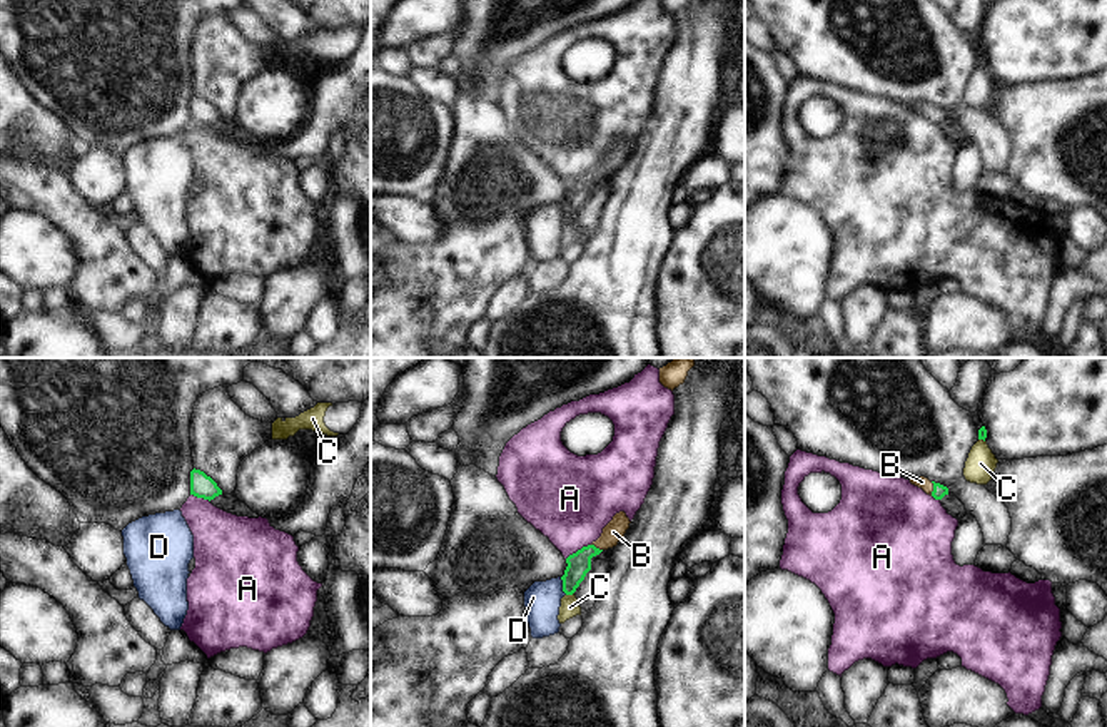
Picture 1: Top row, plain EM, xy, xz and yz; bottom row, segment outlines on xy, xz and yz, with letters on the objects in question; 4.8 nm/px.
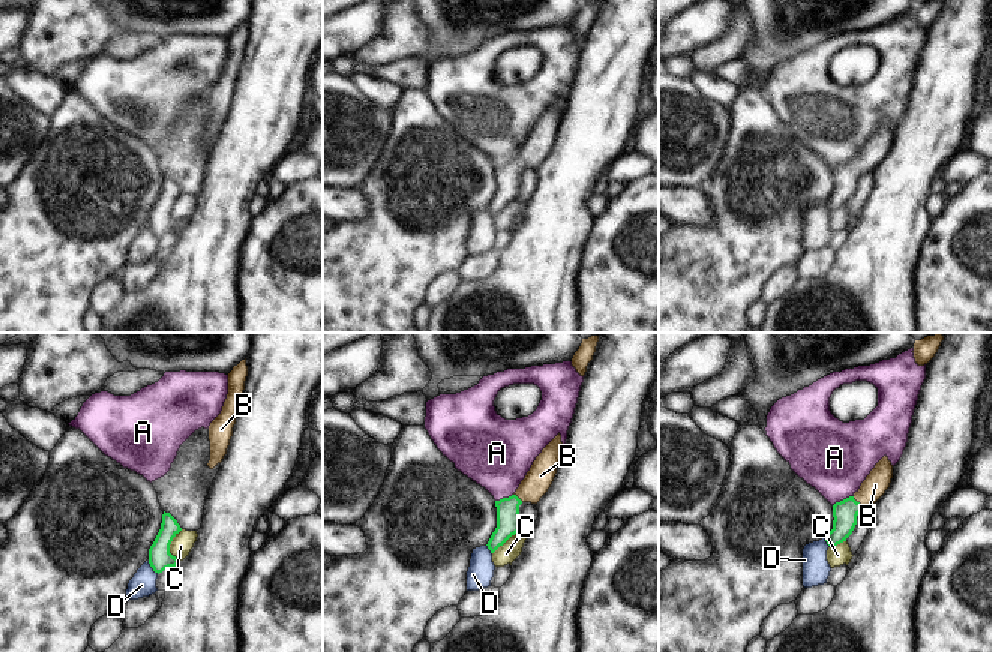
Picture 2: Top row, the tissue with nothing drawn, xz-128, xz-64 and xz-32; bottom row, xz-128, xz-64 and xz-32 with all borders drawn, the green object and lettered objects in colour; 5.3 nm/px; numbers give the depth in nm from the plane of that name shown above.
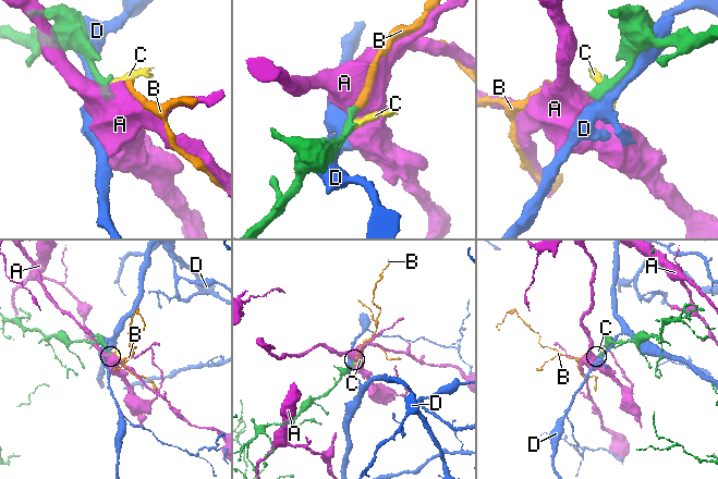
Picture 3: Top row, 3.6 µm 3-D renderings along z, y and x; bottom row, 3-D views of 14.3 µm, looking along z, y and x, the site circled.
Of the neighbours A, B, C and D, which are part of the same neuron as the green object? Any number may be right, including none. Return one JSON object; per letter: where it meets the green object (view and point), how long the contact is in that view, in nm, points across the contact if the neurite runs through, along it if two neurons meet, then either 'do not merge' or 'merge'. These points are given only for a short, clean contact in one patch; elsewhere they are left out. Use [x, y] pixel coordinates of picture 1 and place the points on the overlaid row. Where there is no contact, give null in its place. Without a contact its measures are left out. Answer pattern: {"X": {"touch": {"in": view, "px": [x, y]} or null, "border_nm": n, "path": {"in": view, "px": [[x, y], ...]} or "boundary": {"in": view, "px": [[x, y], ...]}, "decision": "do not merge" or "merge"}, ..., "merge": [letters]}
{"A": {"touch": {"in": "xz", "px": [578, 550]}, "border_nm": 150, "boundary": {"in": "xz", "px": [[590, 543], [565, 559]]}, "decision": "do not merge"}, "B": {"touch": {"in": "yz", "px": [934, 488]}, "border_nm": 70, "path": {"in": "yz", "px": [[939, 492], [934, 488], [922, 482]]}, "decision": "merge"}, "C": {"touch": {"in": "xz", "px": [570, 594]}, "border_nm": 40, "boundary": {"in": "xz", "px": [[573, 592], [566, 595]]}, "decision": "do not merge"}, "D": {"touch": {"in": "xz", "px": [563, 585]}, "border_nm": 90, "decision": "do not merge"}, "merge": ["B"]}

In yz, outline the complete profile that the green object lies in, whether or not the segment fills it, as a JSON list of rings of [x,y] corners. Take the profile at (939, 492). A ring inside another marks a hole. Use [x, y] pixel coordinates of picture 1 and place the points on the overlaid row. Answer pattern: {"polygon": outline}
{"polygon": [[[925,476],[912,478],[910,483],[922,488],[927,495],[933,496],[935,500],[942,500],[945,495],[948,495],[947,486],[930,481]]]}

